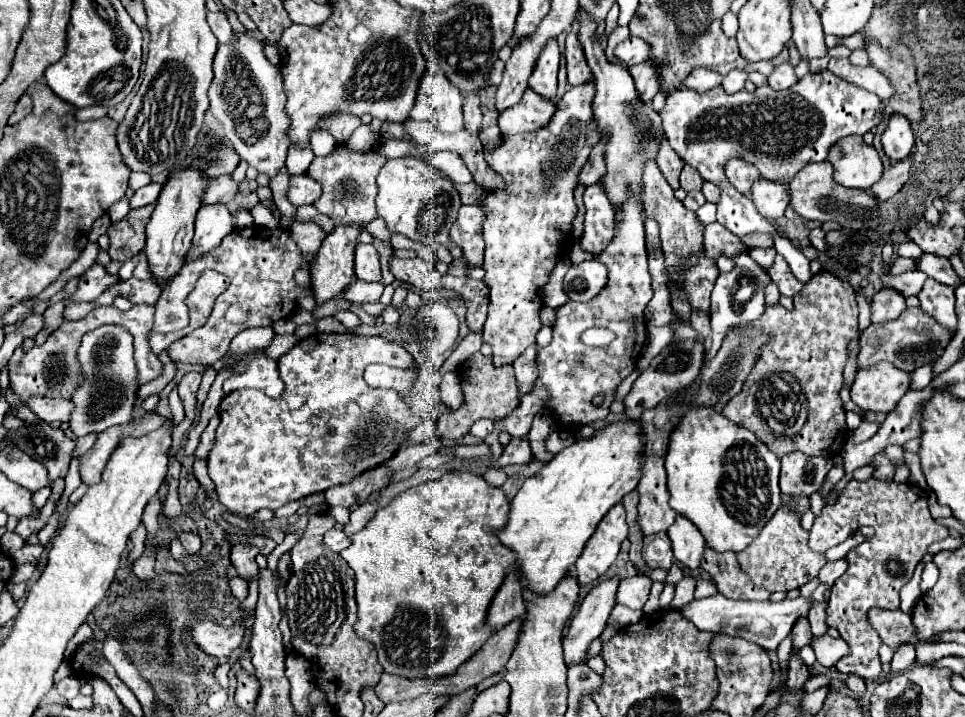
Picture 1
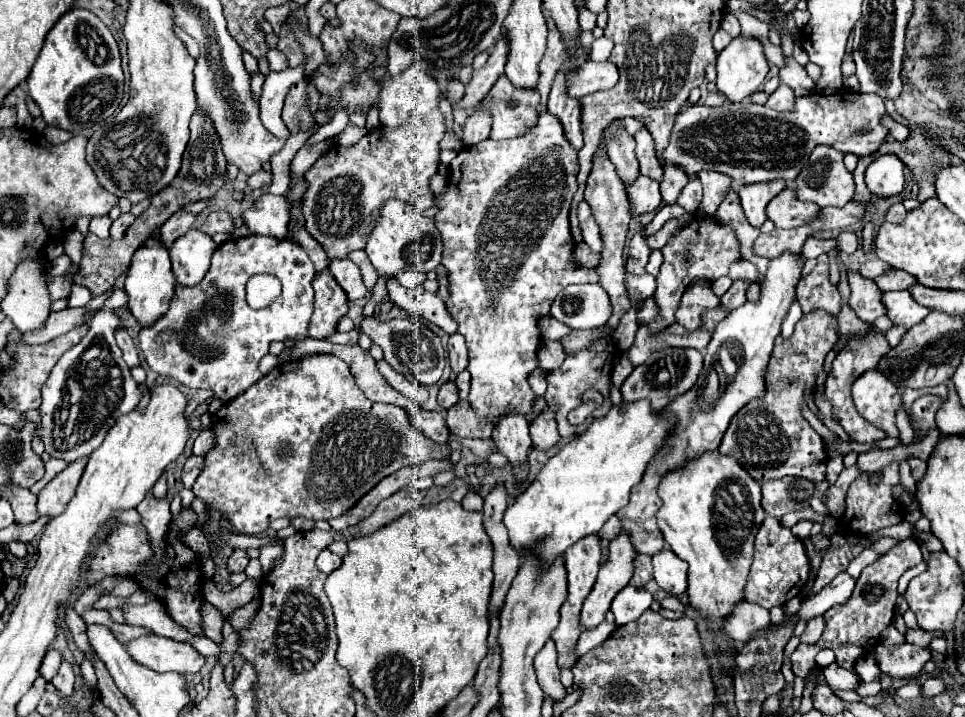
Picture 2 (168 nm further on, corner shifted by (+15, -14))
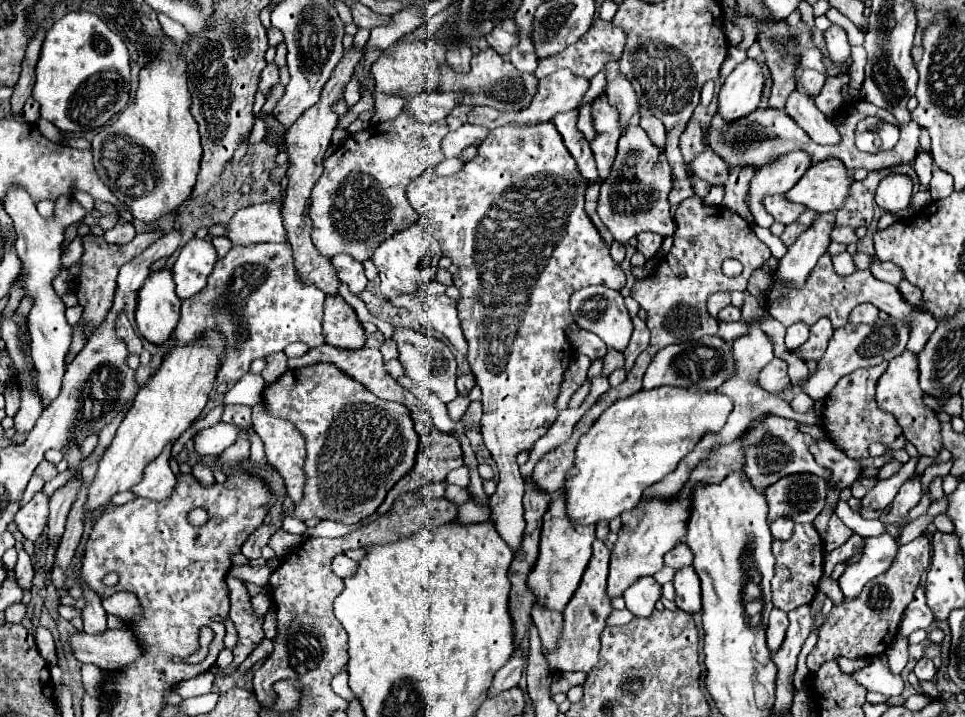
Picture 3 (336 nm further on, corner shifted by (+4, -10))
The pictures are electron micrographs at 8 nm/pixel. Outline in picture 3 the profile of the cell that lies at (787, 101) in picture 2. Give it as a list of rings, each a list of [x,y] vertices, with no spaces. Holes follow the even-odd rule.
[[[792,92],[784,112],[804,128],[804,132],[818,144],[838,144],[840,132],[834,124],[816,108],[814,100],[802,92]]]

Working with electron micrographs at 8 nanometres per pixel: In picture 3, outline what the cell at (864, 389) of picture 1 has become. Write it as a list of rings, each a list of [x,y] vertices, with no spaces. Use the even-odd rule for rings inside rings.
[[[904,350],[900,356],[896,356],[896,358],[892,358],[888,362],[888,370],[878,380],[876,402],[878,402],[878,406],[882,410],[888,410],[890,414],[894,414],[896,422],[902,426],[902,432],[904,432],[906,440],[916,446],[916,450],[920,452],[920,456],[936,458],[940,454],[940,450],[942,450],[940,420],[936,418],[936,412],[924,404],[924,400],[922,400],[924,392],[922,392],[920,384],[916,382],[916,378],[918,378],[916,354]]]

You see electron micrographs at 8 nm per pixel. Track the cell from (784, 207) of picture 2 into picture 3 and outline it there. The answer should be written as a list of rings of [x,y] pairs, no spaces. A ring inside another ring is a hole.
[[[768,196],[764,198],[764,208],[772,214],[772,218],[780,224],[790,224],[794,222],[806,208],[802,204],[788,202],[784,196]]]

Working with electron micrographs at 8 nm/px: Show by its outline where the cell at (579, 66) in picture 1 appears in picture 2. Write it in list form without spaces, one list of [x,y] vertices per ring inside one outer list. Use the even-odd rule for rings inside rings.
[[[557,72],[551,94],[549,94],[549,112],[553,112],[563,128],[567,140],[581,150],[583,136],[581,136],[581,100],[573,100],[573,96],[565,96],[565,74]]]

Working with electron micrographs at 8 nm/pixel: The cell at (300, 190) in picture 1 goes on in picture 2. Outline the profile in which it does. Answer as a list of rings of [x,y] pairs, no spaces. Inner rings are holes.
[[[263,194],[247,212],[243,212],[245,224],[253,234],[285,238],[291,206],[287,204],[285,196]]]

